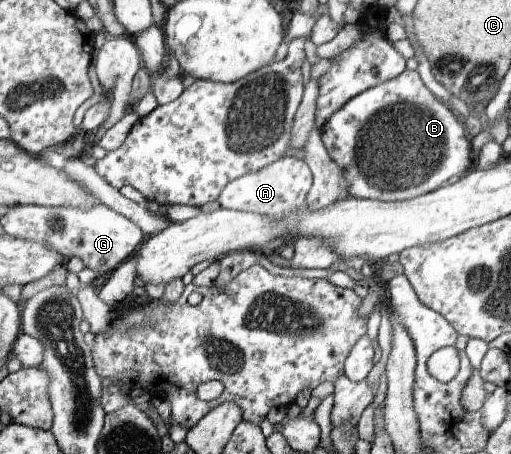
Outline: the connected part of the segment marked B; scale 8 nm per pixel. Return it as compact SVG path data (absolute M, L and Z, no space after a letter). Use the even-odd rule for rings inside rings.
M406 68L401 75L355 96L318 131L330 158L344 172L348 195L360 199L406 201L446 185L452 176L463 177L474 168L470 136L443 101L430 92L417 70Z

